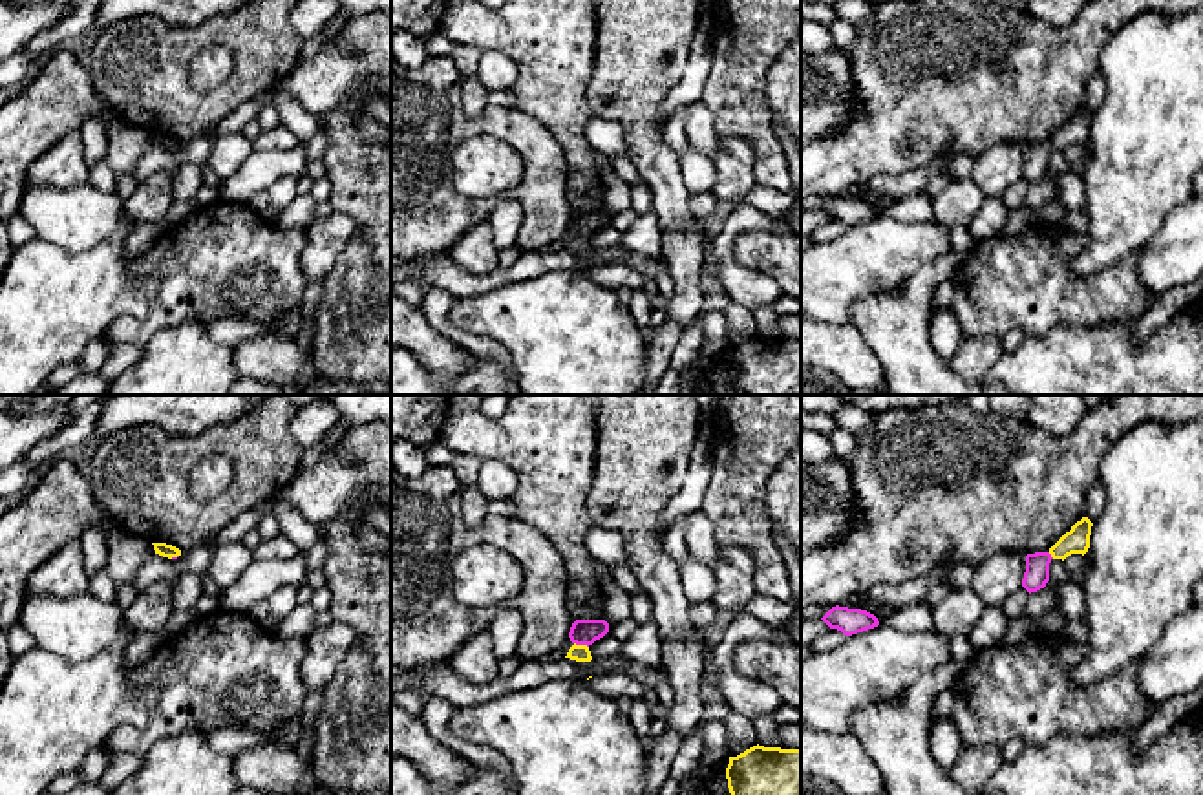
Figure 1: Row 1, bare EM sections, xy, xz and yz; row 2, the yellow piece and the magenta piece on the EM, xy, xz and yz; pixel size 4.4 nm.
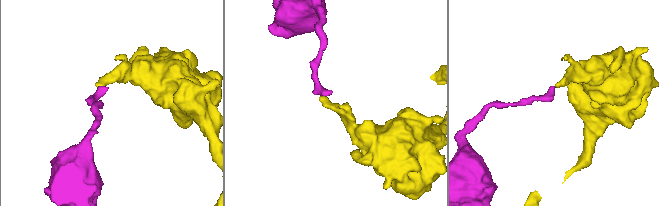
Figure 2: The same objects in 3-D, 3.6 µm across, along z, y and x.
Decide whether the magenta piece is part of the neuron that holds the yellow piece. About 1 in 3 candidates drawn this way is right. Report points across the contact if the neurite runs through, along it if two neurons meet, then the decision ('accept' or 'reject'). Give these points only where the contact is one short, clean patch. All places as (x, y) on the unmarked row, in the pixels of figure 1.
along xz (574, 233), (587, 238) | reject

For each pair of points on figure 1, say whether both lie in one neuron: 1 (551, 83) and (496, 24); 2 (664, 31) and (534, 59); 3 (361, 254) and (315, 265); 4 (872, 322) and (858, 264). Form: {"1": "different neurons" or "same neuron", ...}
{"1": "same neuron", "2": "different neurons", "3": "different neurons", "4": "different neurons"}

